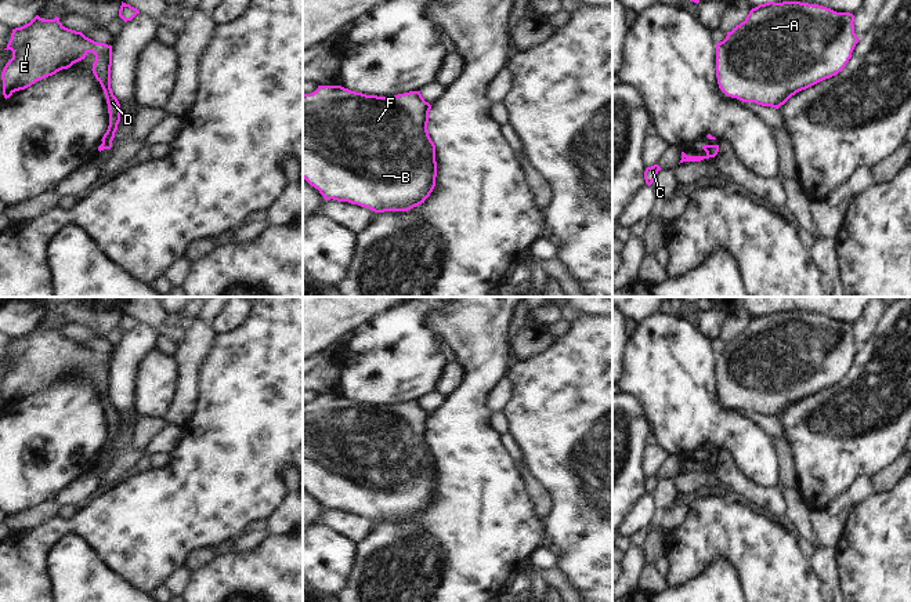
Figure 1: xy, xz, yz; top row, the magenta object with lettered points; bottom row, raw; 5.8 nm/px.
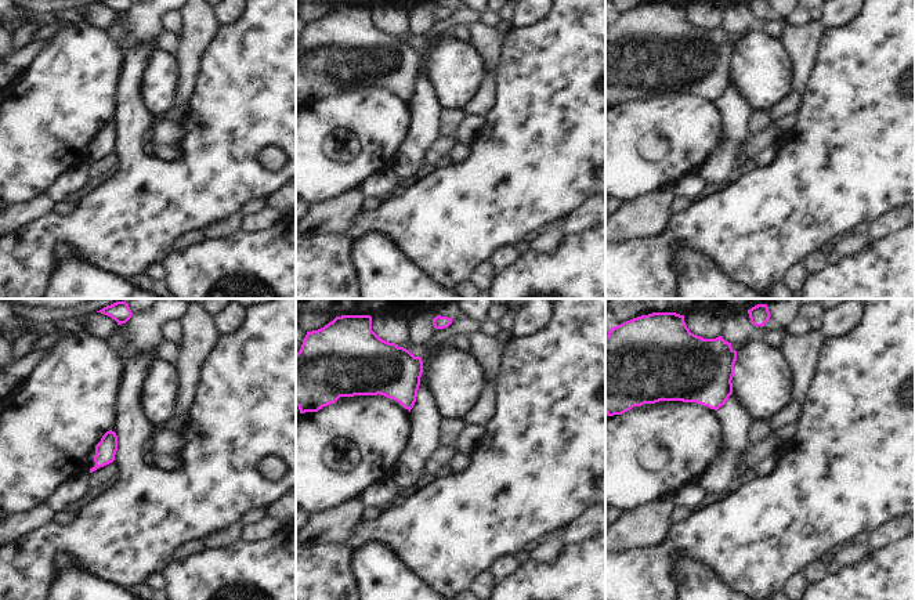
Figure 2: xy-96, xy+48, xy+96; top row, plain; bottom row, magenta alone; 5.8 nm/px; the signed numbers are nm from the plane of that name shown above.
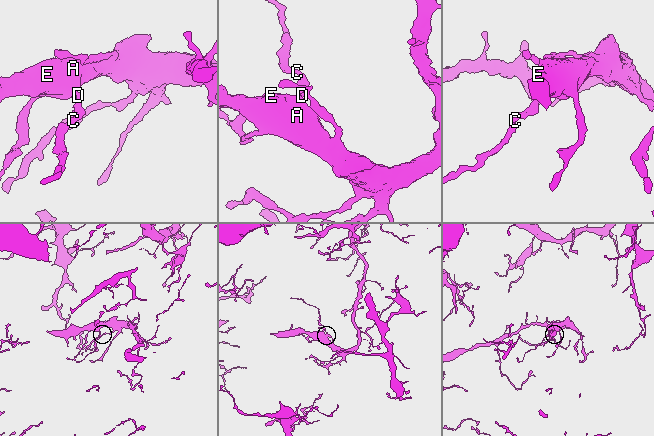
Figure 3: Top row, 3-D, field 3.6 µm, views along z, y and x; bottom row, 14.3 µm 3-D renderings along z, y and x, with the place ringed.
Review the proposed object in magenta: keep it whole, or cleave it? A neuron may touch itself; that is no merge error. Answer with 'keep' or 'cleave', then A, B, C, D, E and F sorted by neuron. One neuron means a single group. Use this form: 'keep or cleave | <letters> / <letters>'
keep | A B C D E F

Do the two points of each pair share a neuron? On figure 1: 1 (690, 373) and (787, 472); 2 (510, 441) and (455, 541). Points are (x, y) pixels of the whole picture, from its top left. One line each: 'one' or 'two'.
1: two
2: two

